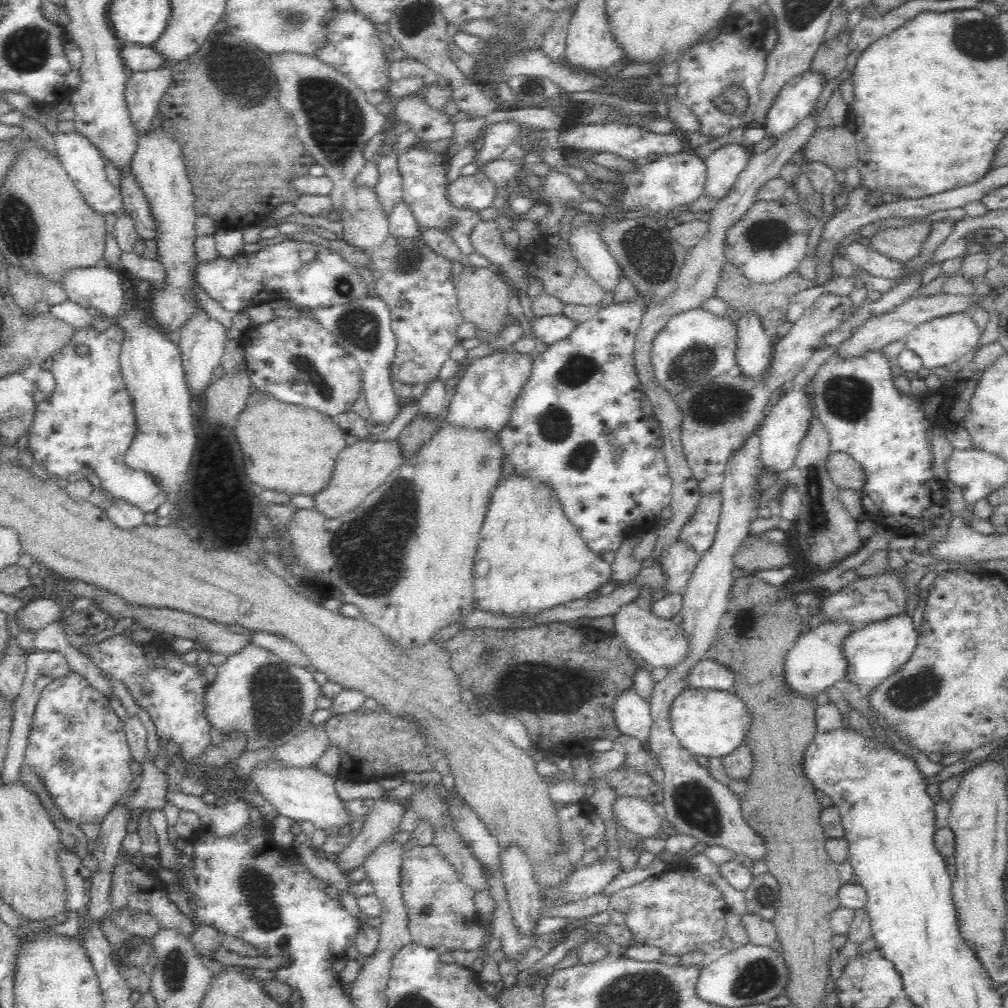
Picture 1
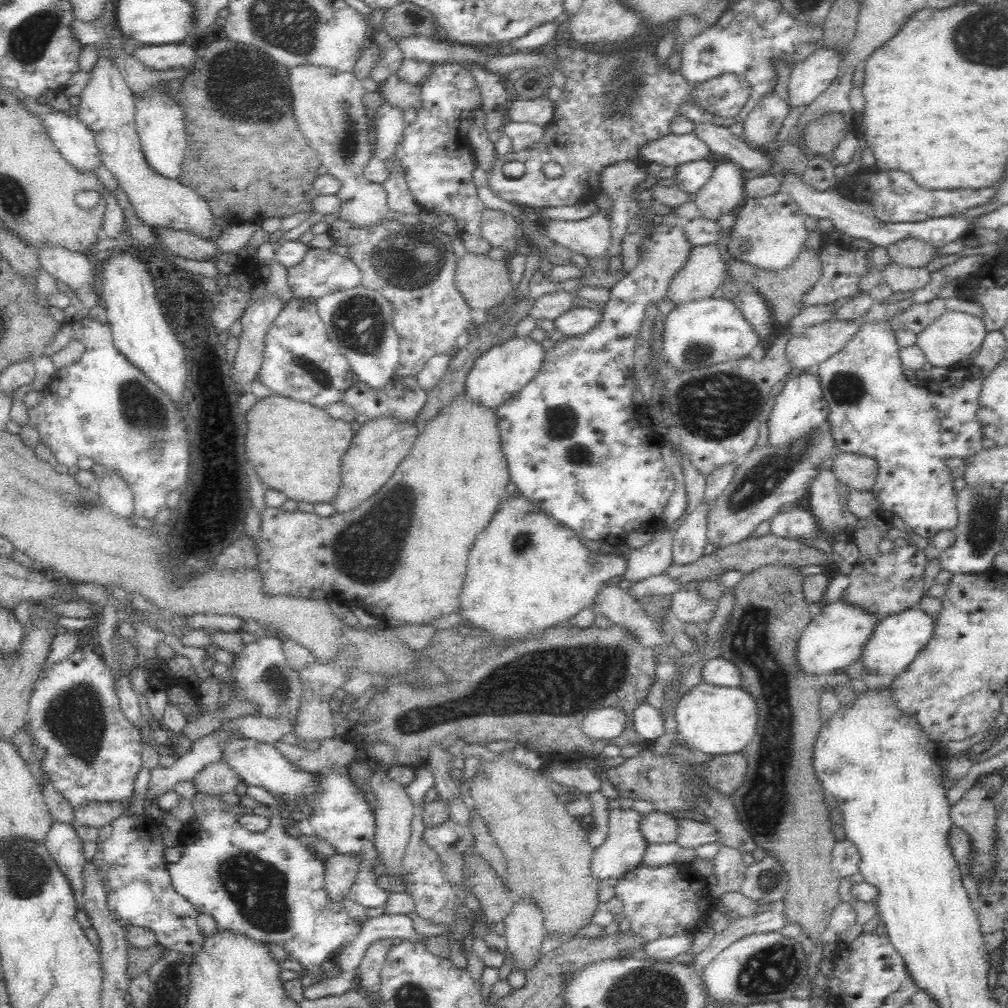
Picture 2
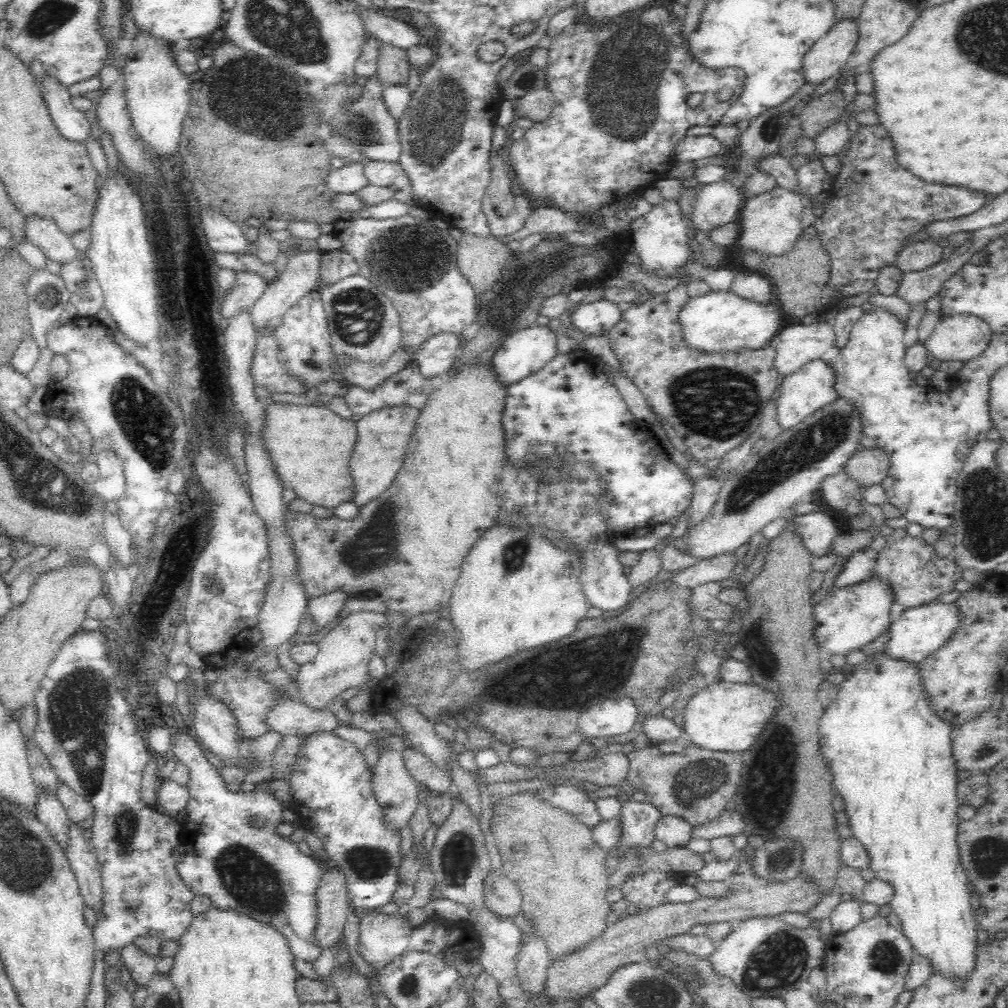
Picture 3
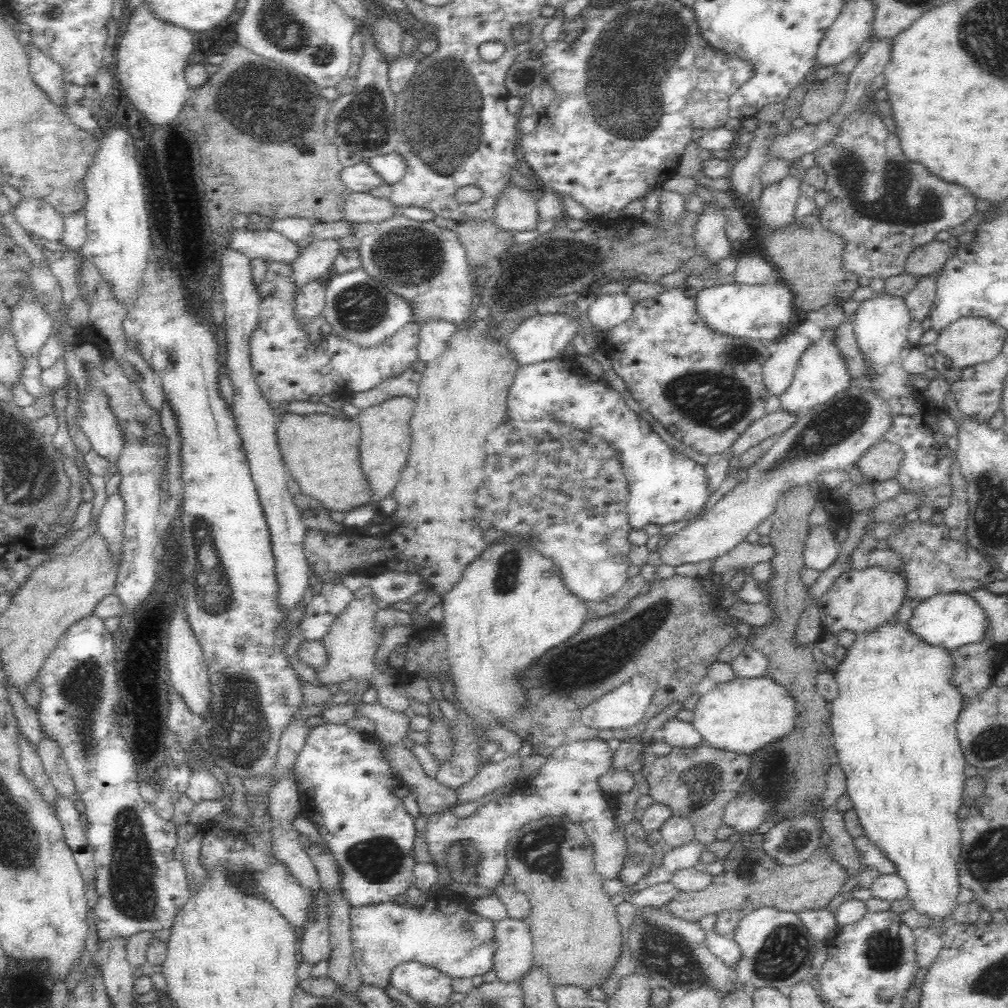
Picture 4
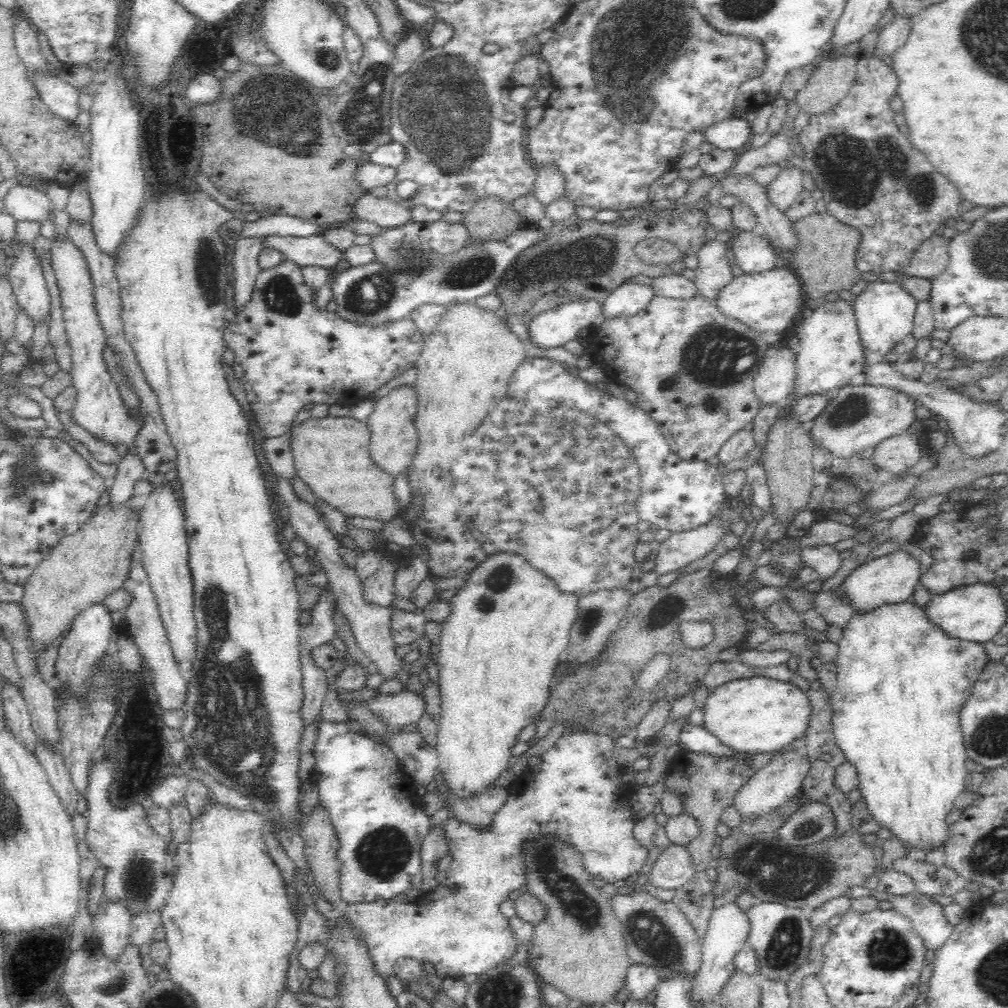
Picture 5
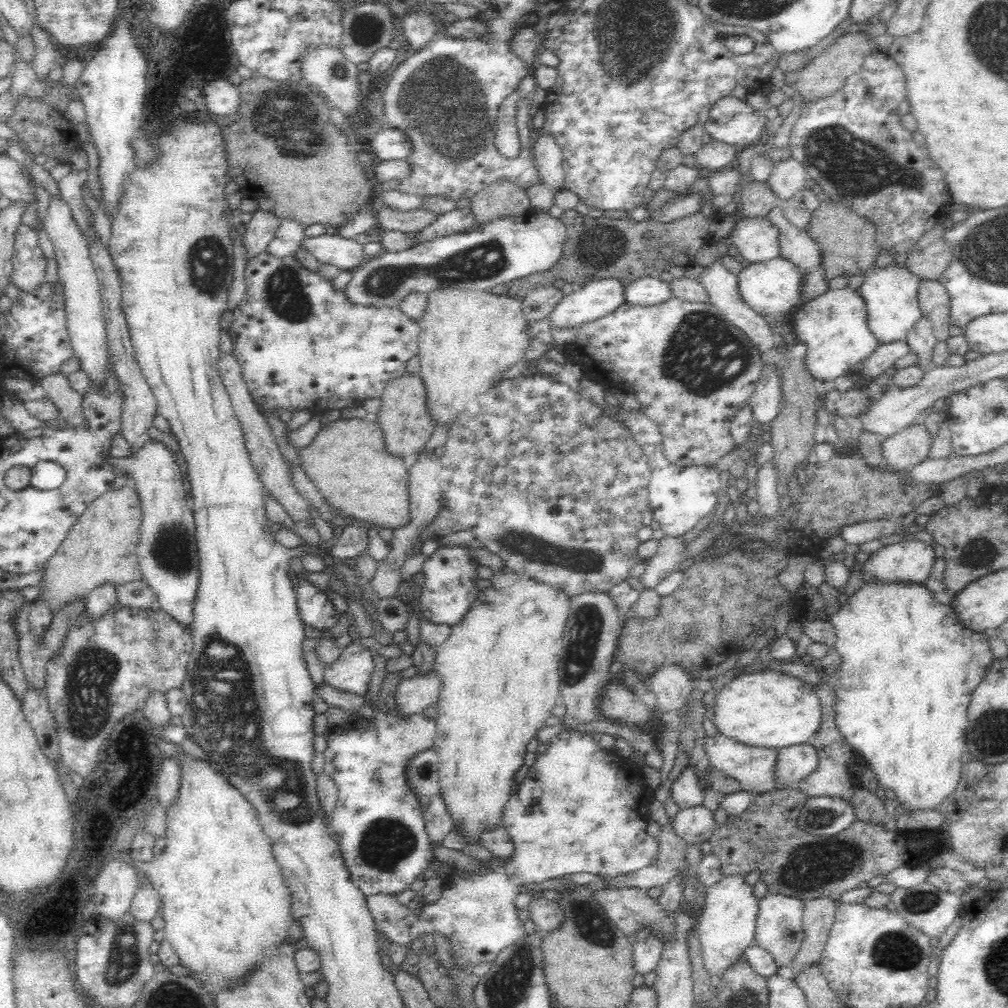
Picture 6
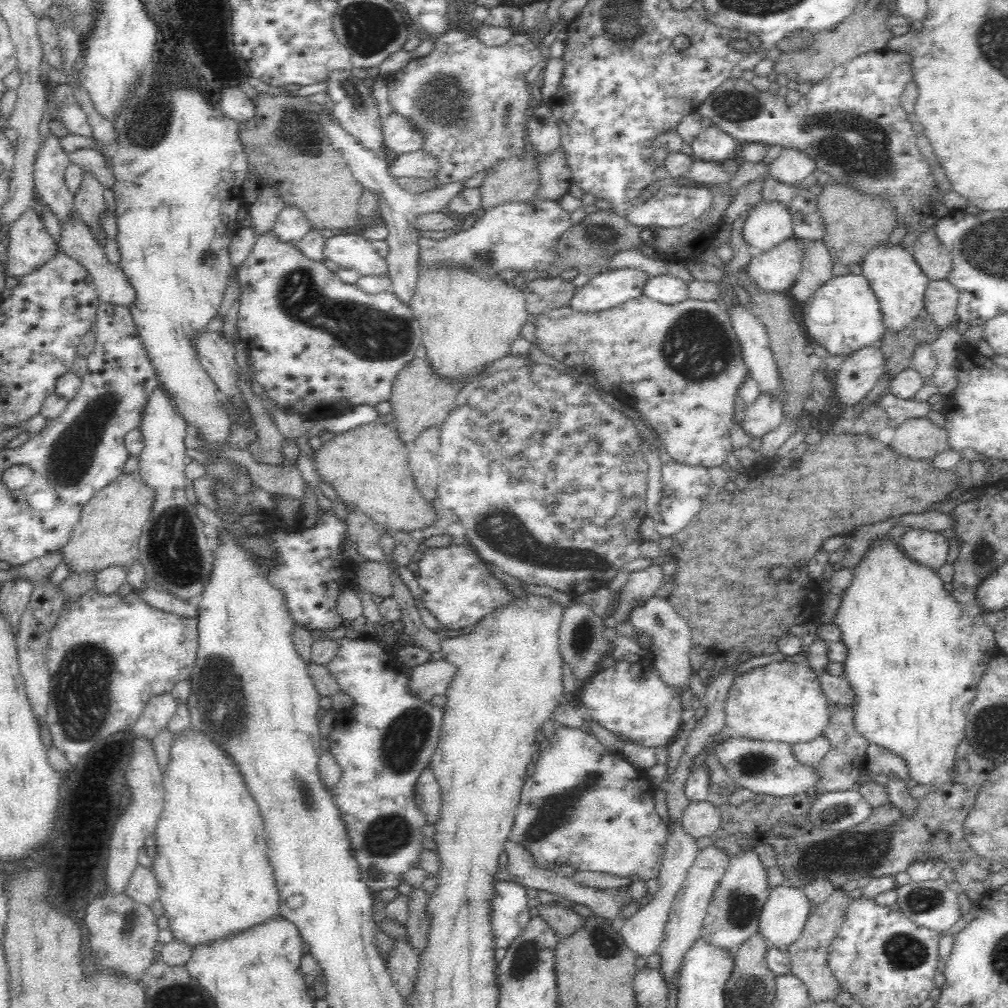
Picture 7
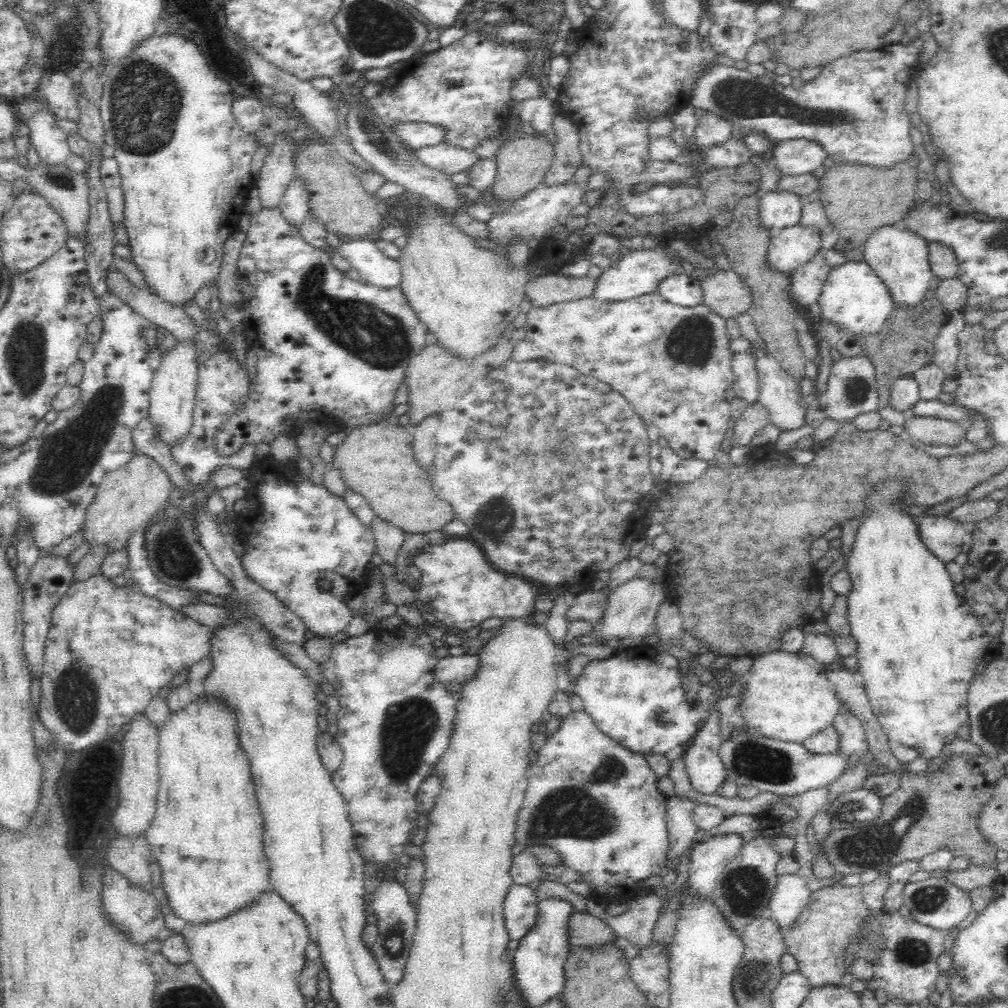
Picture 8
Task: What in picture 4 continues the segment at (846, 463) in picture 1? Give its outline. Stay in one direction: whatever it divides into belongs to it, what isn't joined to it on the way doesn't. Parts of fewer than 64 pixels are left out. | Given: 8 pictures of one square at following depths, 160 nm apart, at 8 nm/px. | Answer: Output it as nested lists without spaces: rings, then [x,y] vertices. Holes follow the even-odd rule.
[[[881,439],[858,460],[857,465],[864,479],[882,482],[896,478],[904,460],[905,453],[900,445]]]

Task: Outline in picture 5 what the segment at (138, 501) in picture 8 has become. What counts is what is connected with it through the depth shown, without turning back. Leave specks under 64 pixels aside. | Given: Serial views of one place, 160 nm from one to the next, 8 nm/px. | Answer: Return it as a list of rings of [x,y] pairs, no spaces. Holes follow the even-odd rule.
[[[131,499],[118,506],[98,508],[78,532],[68,534],[42,560],[24,584],[25,594],[20,602],[34,639],[36,652],[55,636],[66,630],[89,604],[104,601],[123,585],[130,576],[136,555],[139,534],[138,500]]]

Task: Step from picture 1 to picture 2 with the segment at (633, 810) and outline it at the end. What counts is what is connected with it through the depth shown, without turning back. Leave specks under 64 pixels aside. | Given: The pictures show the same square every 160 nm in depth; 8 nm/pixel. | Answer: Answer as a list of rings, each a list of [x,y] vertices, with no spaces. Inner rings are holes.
[[[652,811],[640,822],[640,829],[649,843],[676,842],[679,832],[679,820],[668,814]]]

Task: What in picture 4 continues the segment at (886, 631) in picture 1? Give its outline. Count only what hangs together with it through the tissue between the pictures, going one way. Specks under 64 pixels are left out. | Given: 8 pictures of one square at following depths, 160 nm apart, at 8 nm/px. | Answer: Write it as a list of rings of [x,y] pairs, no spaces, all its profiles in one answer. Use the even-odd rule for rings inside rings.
[[[964,592],[938,594],[919,601],[913,609],[909,623],[910,627],[926,641],[951,650],[965,644],[982,642],[988,634],[988,628],[991,628],[990,617],[986,609],[976,601],[974,596]]]

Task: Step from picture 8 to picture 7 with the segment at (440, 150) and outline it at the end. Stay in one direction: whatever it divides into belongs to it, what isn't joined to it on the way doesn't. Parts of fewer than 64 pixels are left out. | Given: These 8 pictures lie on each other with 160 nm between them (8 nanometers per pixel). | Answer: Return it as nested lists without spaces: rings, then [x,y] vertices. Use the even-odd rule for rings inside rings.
[[[422,148],[396,156],[392,166],[387,167],[390,176],[434,179],[440,172],[440,161],[432,151]]]

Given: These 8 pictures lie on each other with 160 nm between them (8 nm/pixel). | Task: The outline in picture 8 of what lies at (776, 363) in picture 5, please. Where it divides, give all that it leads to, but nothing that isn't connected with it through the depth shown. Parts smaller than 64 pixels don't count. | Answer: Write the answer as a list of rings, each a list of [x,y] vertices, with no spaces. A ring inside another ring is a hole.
[[[758,401],[748,404],[735,420],[732,447],[750,445],[756,432],[764,428],[768,422],[766,409]]]

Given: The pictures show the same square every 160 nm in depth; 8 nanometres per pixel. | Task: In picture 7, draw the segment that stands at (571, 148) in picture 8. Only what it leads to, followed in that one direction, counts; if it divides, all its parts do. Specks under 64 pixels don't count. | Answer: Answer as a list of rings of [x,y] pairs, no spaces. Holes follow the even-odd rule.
[[[558,145],[540,159],[540,184],[537,195],[544,199],[560,199],[572,184],[572,173],[564,147]]]

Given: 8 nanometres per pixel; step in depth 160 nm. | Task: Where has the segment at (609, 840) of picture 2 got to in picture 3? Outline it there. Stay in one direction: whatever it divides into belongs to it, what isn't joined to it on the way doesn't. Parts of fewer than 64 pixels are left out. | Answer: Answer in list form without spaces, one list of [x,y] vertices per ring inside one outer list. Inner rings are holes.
[[[626,800],[621,804],[622,846],[620,854],[630,845],[650,845],[655,839],[654,828],[663,814],[647,800],[637,802]]]

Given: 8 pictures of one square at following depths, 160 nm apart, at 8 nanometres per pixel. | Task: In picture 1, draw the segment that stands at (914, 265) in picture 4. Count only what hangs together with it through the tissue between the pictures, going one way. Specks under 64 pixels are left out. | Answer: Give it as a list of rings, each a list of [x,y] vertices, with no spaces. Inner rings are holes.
[[[916,222],[904,228],[890,228],[874,234],[874,239],[870,239],[871,248],[891,261],[906,263],[920,256],[930,230],[931,225],[927,222]]]

